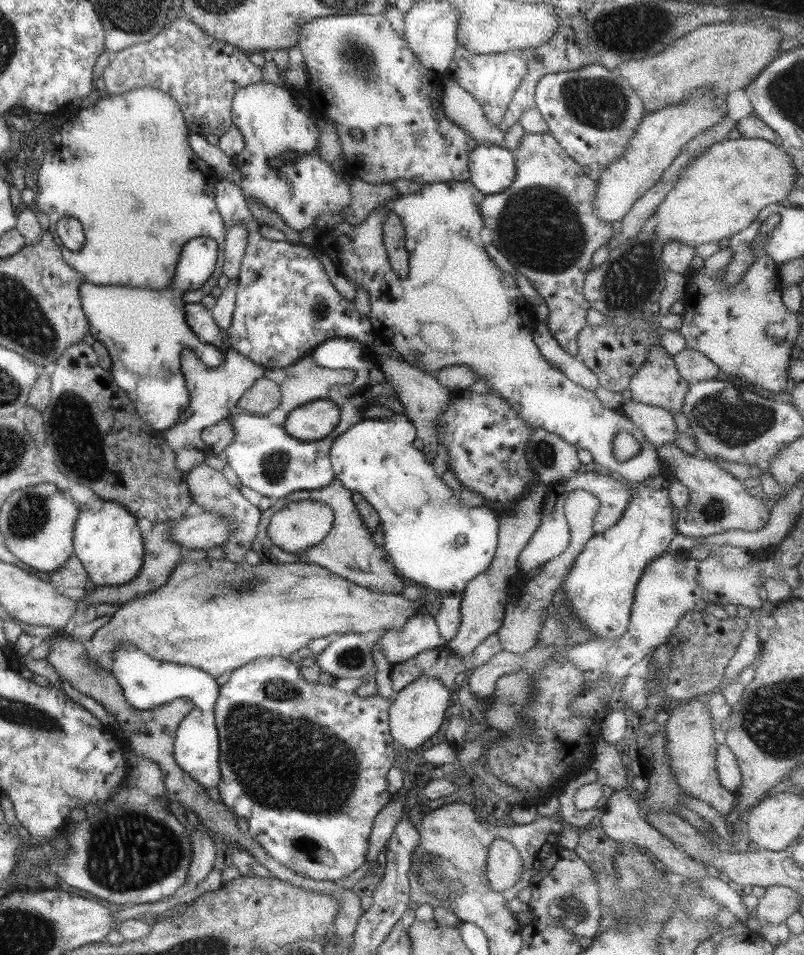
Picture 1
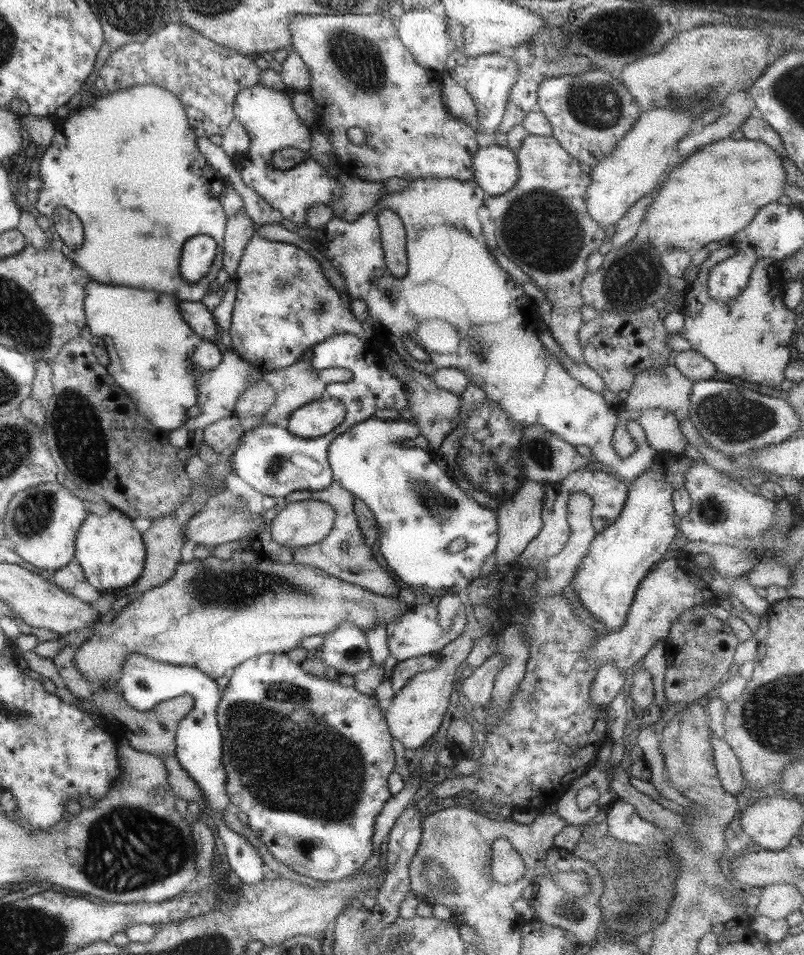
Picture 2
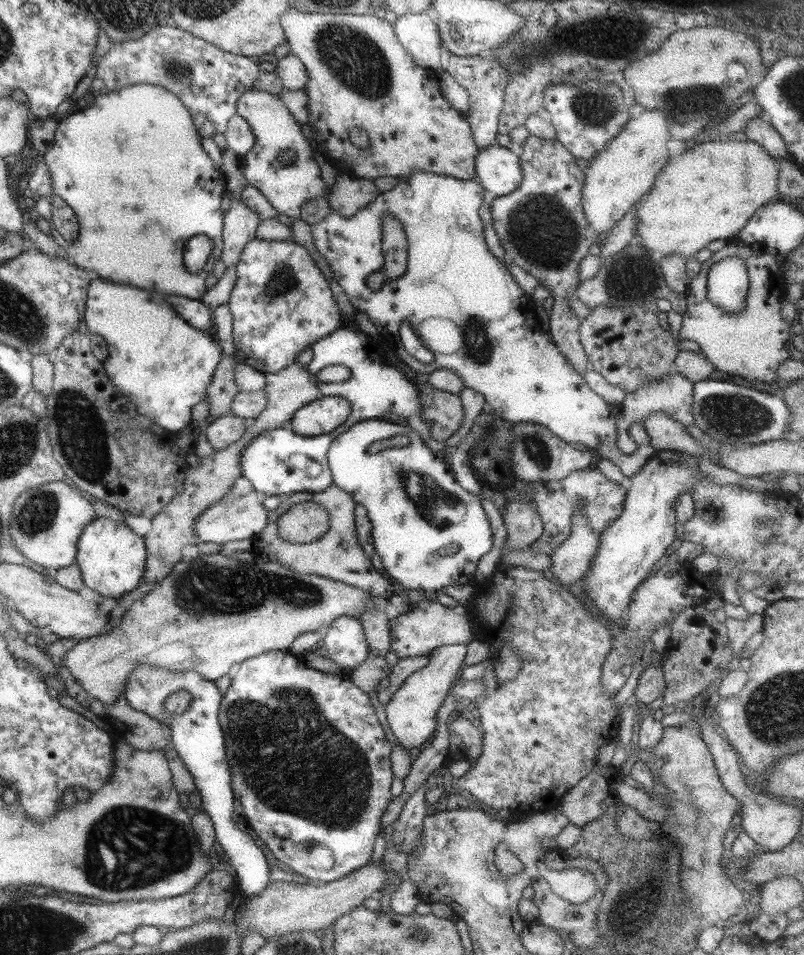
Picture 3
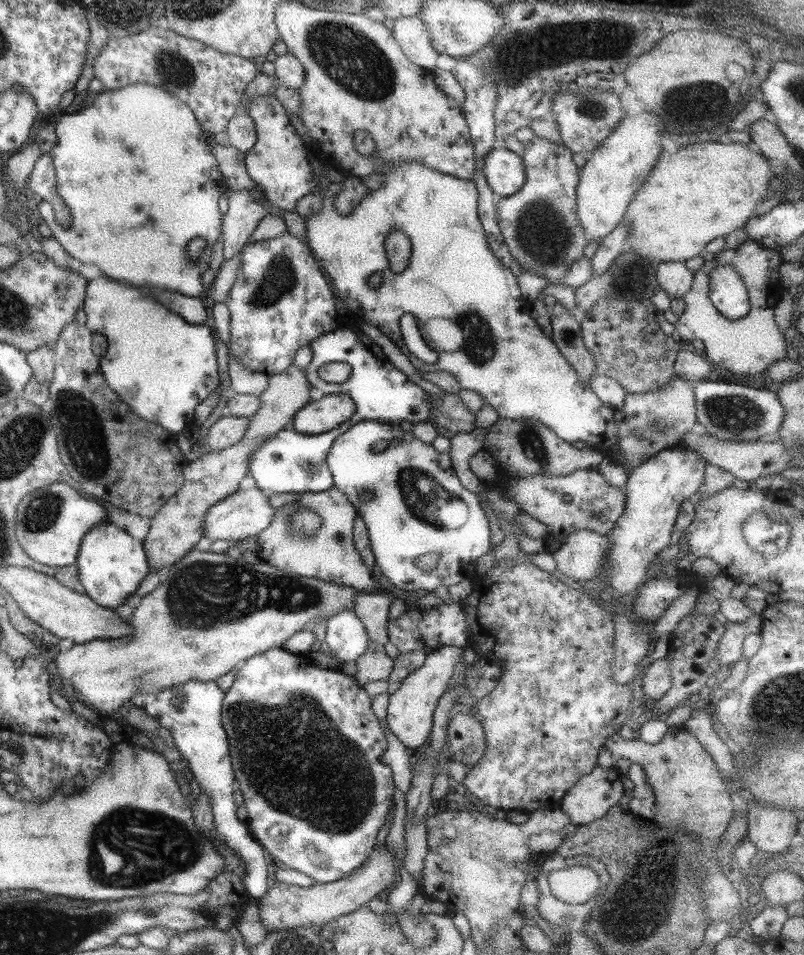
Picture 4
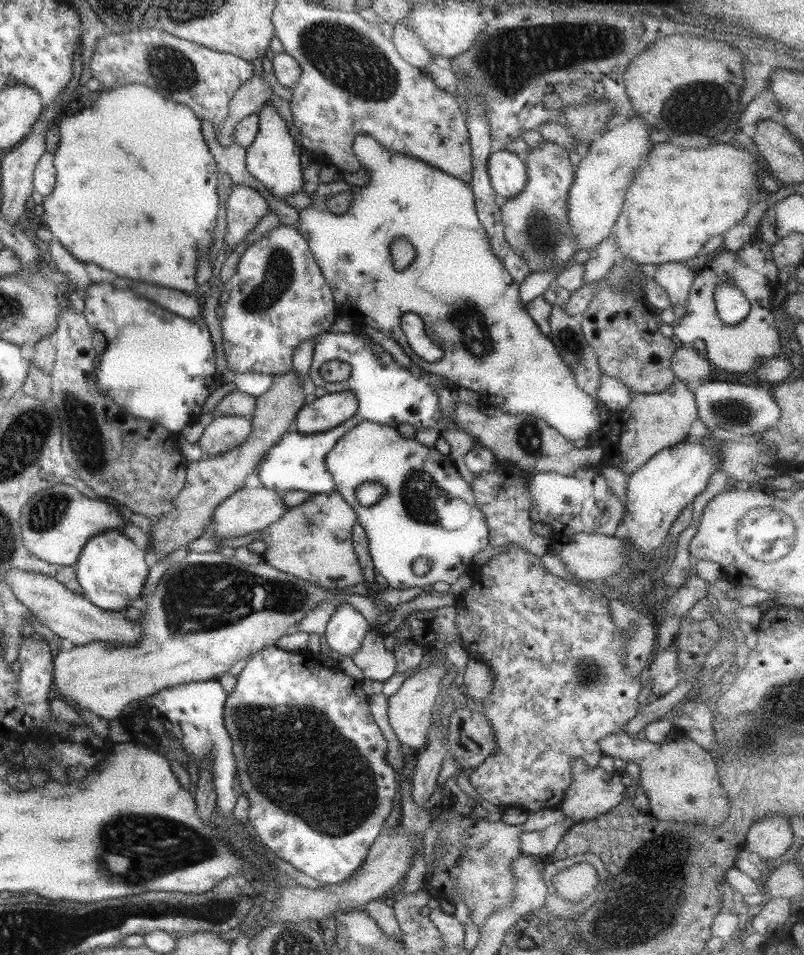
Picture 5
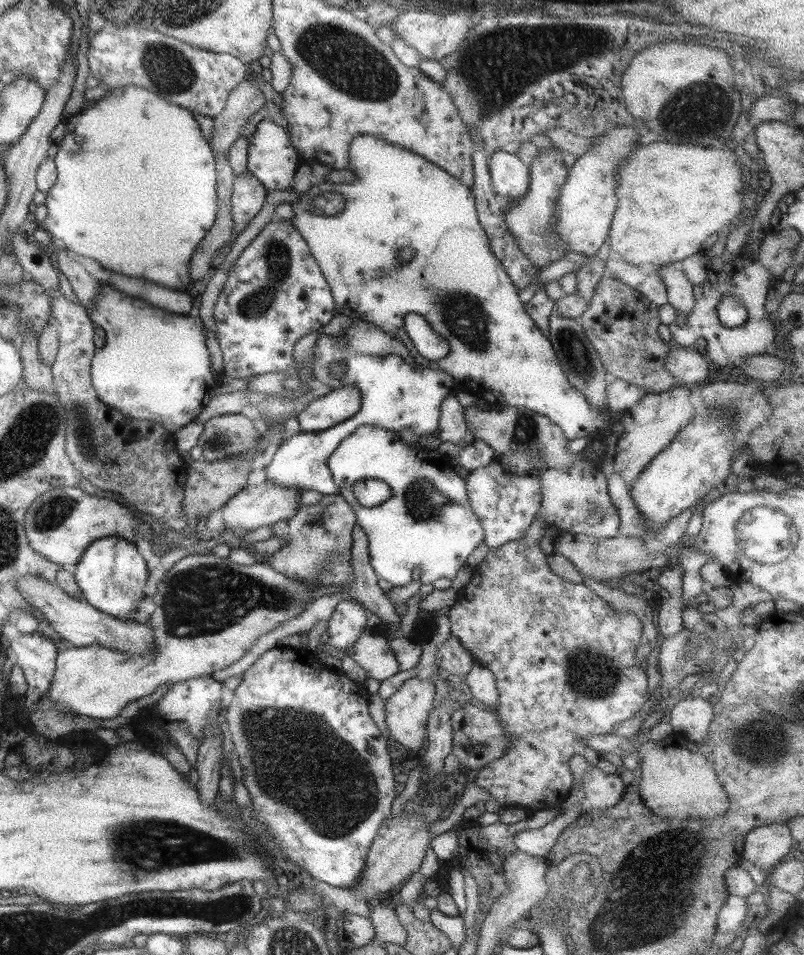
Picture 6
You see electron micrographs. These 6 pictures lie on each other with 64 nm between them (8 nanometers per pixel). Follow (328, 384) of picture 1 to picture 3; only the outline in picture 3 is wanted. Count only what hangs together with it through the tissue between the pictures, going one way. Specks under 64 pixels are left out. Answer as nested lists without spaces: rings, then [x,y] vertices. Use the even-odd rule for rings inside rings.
[[[299,362],[275,373],[266,373],[266,383],[263,389],[266,391],[268,404],[264,412],[258,418],[249,421],[249,425],[239,441],[229,444],[222,450],[216,450],[215,453],[207,458],[200,459],[198,467],[188,469],[186,479],[184,479],[184,493],[170,500],[168,507],[153,518],[152,530],[143,537],[147,548],[147,561],[142,579],[145,582],[156,584],[166,578],[174,570],[175,564],[182,561],[182,548],[198,543],[196,533],[194,533],[194,524],[196,524],[197,518],[204,510],[208,510],[214,502],[220,501],[225,494],[230,492],[235,481],[242,476],[240,455],[243,453],[244,447],[256,435],[265,430],[280,428],[283,422],[292,420],[296,410],[314,402],[318,398],[319,386],[317,384],[321,382],[324,384],[344,382],[350,377],[351,372],[345,366],[332,365],[317,372],[314,380],[311,377],[308,365]]]

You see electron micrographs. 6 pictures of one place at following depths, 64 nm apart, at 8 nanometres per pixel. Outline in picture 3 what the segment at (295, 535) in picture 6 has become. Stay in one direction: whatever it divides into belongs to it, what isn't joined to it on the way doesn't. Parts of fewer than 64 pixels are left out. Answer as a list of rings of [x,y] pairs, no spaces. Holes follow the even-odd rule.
[[[332,484],[324,492],[296,492],[292,495],[283,496],[278,508],[268,513],[268,524],[260,534],[253,537],[251,552],[257,560],[263,562],[277,562],[286,565],[289,569],[299,573],[319,574],[320,576],[331,578],[335,581],[344,582],[344,584],[355,586],[372,594],[373,598],[390,599],[395,592],[388,579],[380,575],[378,570],[374,569],[371,558],[358,545],[358,536],[356,536],[355,526],[355,502],[348,492],[344,492],[338,486]],[[304,502],[314,502],[324,506],[324,510],[330,513],[330,529],[320,541],[309,544],[290,544],[284,543],[278,537],[278,517],[284,512],[292,509],[296,504]]]

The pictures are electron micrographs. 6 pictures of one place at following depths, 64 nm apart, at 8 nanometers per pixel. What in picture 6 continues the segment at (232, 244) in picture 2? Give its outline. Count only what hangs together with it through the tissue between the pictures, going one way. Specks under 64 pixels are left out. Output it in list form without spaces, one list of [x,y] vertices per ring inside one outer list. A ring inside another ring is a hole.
[[[249,171],[233,182],[231,196],[231,217],[233,220],[233,234],[230,242],[233,243],[241,232],[246,230],[250,220],[262,210],[266,202],[267,190],[261,182]]]

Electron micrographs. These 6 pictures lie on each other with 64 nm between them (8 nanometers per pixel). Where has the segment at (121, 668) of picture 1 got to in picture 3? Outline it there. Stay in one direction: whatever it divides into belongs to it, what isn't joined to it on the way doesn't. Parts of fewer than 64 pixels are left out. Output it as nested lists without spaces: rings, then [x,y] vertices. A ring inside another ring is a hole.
[[[138,665],[124,683],[124,695],[128,704],[140,712],[148,713],[171,726],[173,744],[176,754],[192,775],[195,787],[199,791],[204,812],[208,813],[215,828],[215,840],[222,846],[224,854],[221,858],[230,860],[236,871],[237,884],[244,895],[258,894],[269,882],[269,866],[266,855],[256,846],[247,832],[242,832],[233,821],[234,794],[232,794],[231,776],[226,760],[226,741],[218,718],[223,699],[218,687],[202,678],[196,671],[169,671],[152,665]],[[188,691],[191,696],[190,708],[178,715],[171,716],[165,712],[164,701],[176,692]]]

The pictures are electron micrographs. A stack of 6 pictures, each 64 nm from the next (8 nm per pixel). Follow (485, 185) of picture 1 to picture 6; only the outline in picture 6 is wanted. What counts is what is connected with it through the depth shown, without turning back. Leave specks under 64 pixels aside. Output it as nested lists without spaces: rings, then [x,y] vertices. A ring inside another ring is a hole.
[[[496,151],[488,166],[493,187],[501,198],[518,200],[528,192],[529,168],[515,153]]]

